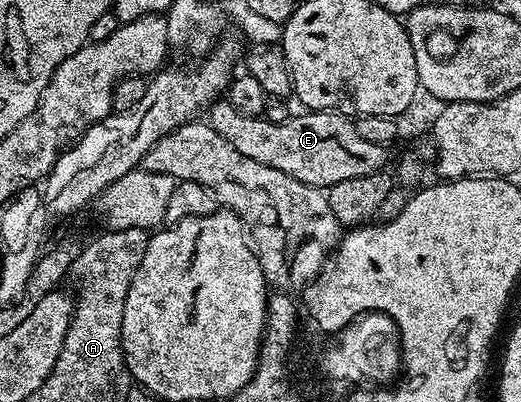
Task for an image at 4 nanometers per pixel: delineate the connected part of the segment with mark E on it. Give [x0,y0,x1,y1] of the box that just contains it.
[208,98,388,190]

